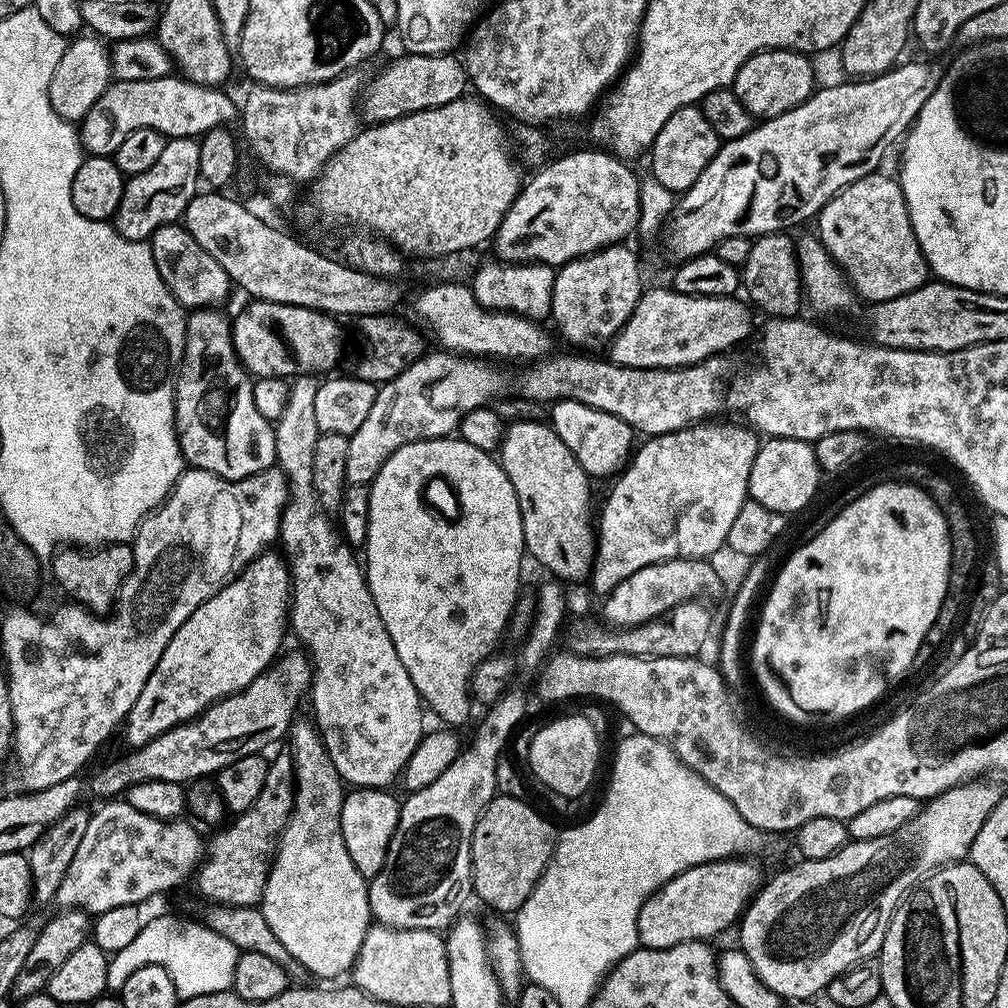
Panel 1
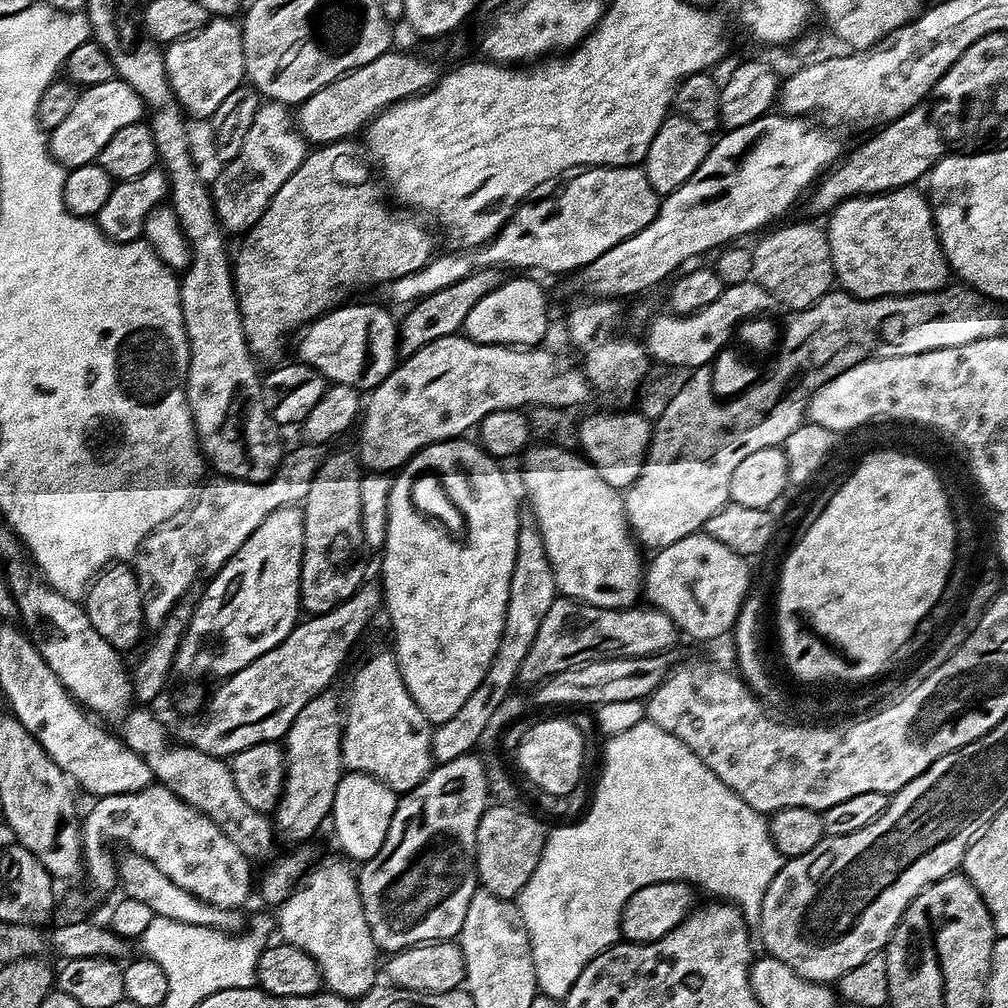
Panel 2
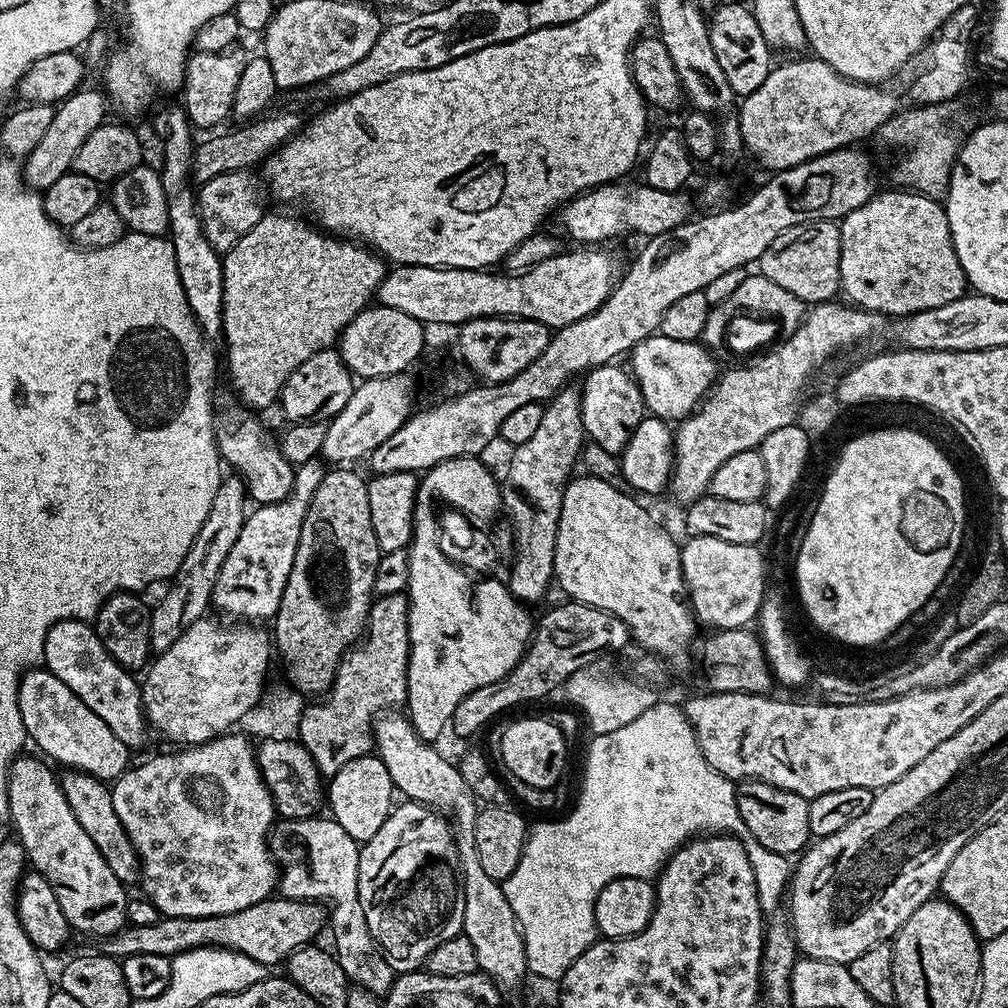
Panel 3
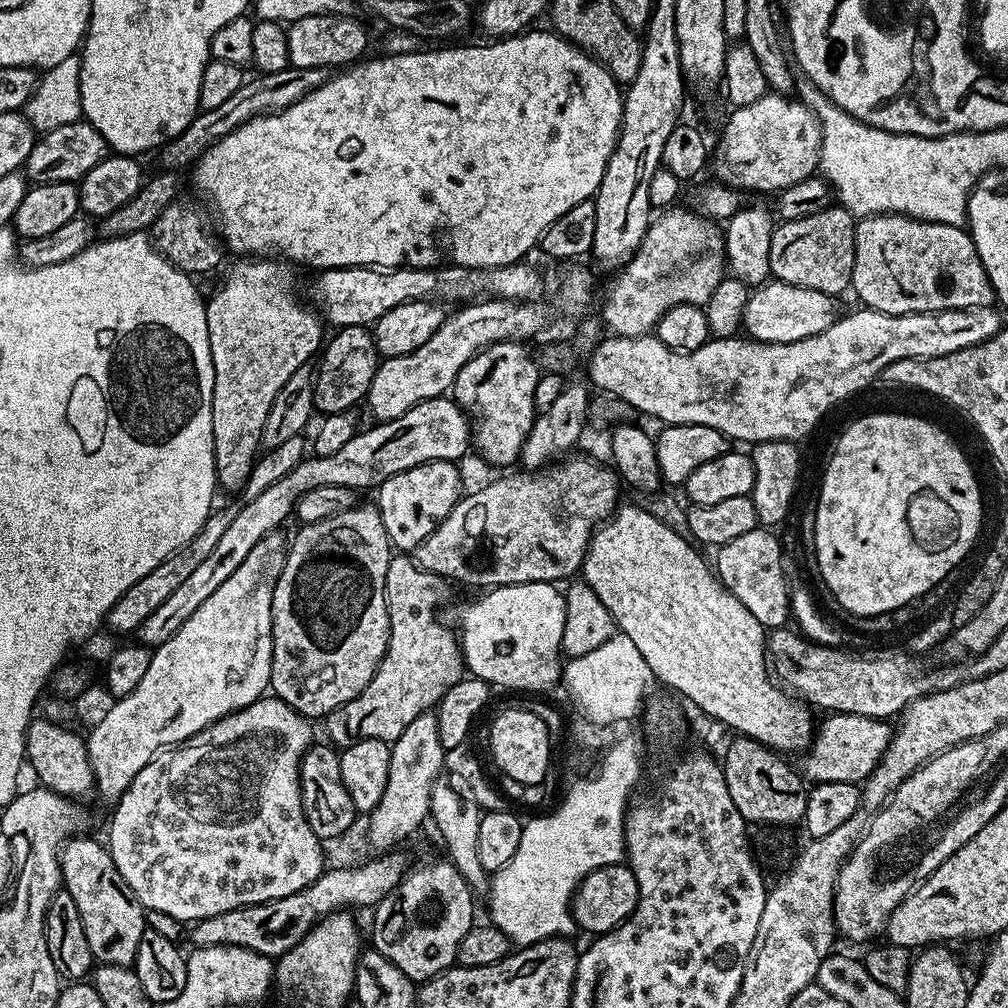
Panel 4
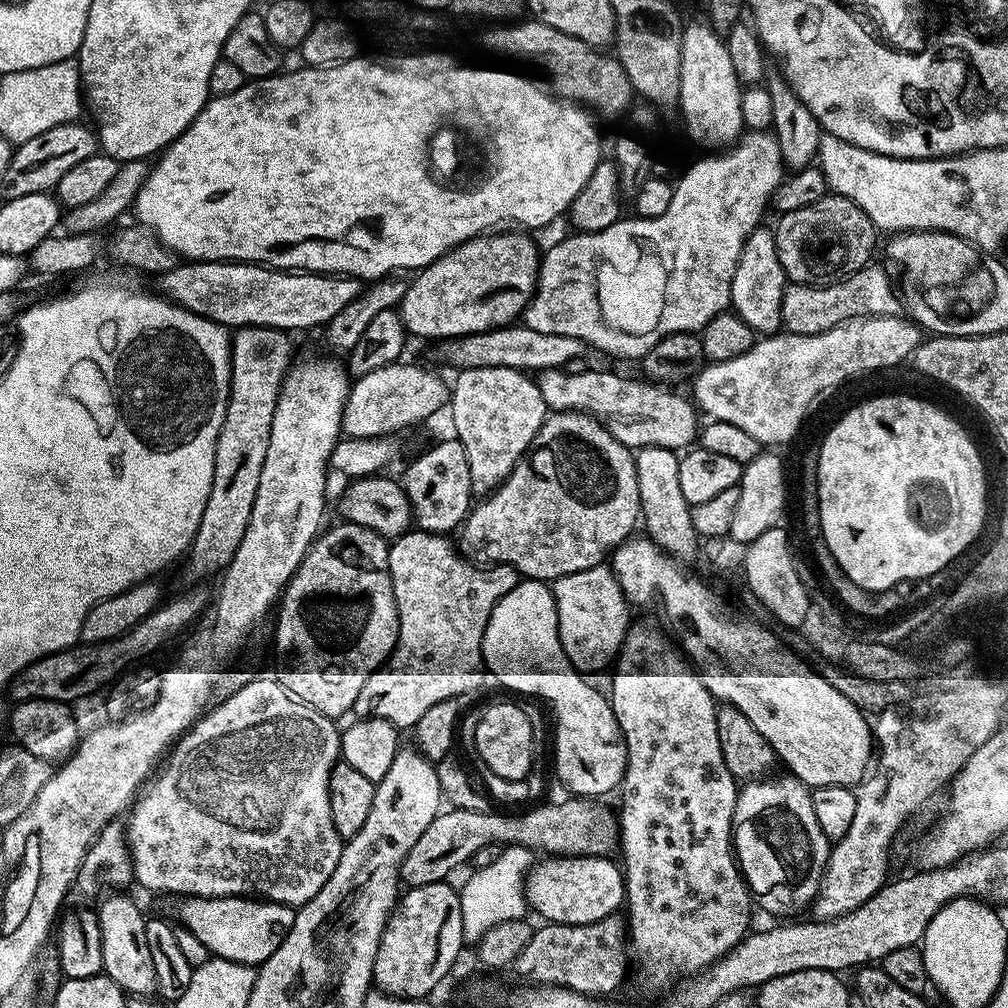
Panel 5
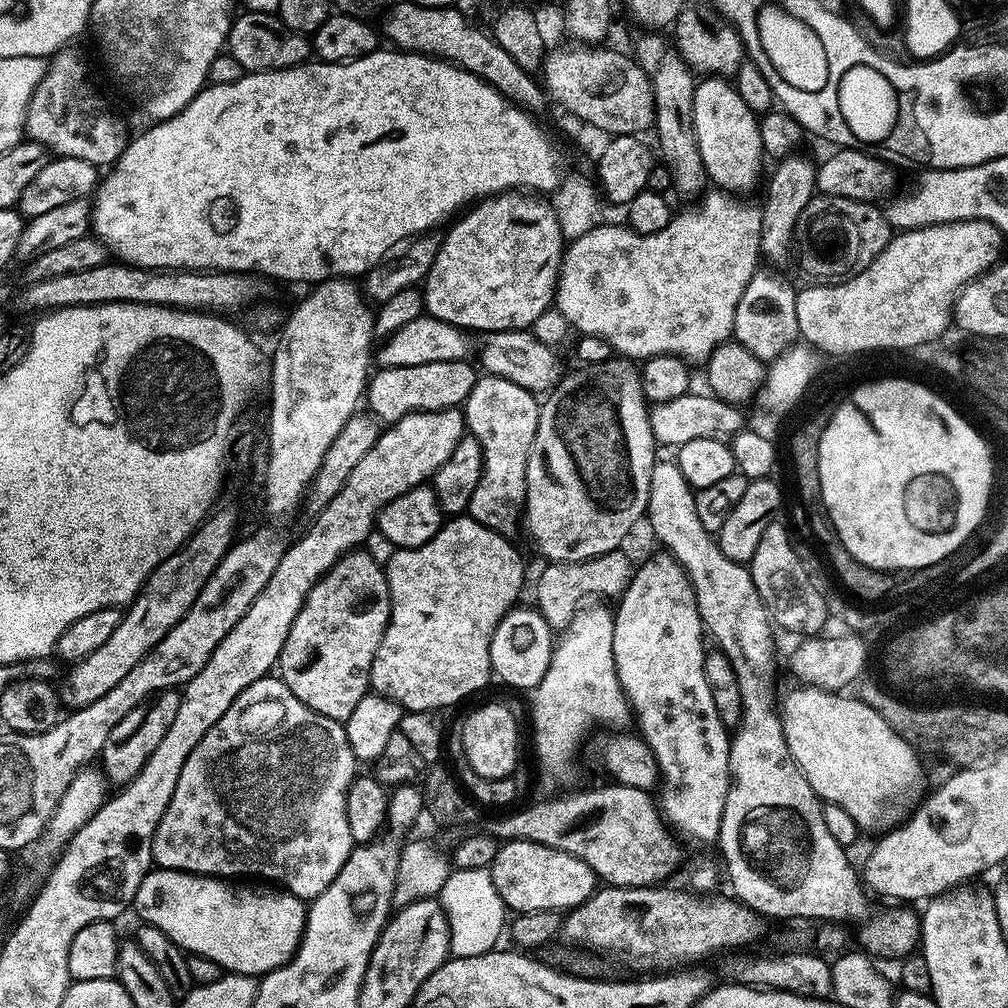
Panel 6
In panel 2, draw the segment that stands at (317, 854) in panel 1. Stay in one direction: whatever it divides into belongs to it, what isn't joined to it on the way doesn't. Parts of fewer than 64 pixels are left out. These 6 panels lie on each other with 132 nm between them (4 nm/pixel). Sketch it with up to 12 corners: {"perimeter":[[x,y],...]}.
{"perimeter":[[347,859],[315,861],[279,901],[283,943],[327,991],[377,987],[378,949]]}

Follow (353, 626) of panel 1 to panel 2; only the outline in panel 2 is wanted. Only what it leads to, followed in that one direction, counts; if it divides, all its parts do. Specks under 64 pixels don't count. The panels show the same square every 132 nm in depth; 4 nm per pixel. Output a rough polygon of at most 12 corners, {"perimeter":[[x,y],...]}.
{"perimeter":[[391,651],[352,676],[349,772],[397,794],[428,776],[433,725]]}

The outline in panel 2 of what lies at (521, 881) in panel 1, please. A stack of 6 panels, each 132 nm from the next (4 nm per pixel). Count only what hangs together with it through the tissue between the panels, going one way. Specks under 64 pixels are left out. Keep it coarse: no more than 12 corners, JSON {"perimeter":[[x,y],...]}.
{"perimeter":[[511,804],[484,809],[479,887],[519,897],[544,849],[545,821]]}

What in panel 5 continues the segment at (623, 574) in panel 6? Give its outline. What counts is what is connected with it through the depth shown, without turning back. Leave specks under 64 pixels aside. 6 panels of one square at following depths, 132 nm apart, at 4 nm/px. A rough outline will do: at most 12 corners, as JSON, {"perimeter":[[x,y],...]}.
{"perimeter":[[607,563],[551,583],[582,674],[619,655],[631,607]]}

